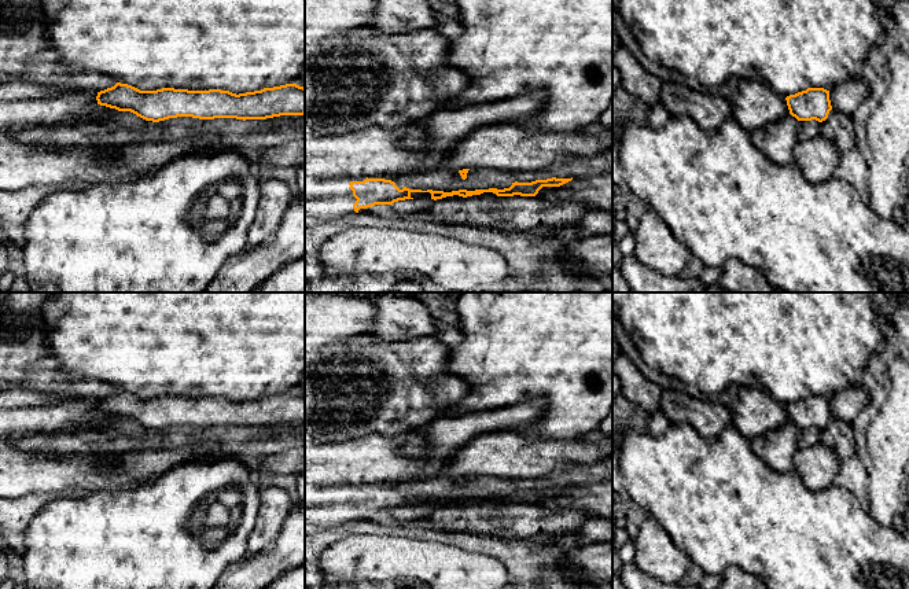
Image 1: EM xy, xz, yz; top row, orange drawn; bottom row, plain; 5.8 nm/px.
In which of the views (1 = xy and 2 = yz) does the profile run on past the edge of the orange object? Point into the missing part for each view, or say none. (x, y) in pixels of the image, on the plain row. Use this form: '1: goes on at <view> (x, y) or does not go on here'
1: does not go on here
2: does not go on here

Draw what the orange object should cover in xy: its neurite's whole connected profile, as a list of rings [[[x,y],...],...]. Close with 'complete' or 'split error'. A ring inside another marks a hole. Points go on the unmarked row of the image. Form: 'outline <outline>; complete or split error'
outline [[[117,390],[114,394],[97,400],[96,408],[100,413],[130,419],[152,430],[177,424],[246,428],[305,421],[305,395],[297,391],[236,402],[221,397],[140,398],[132,393]]]; complete

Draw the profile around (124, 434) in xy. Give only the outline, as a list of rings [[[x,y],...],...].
[[[118,419],[97,430],[85,432],[43,435],[32,434],[15,441],[26,453],[58,456],[95,452],[122,453],[139,449],[203,448],[213,454],[235,454],[260,459],[305,443],[305,431],[297,423],[266,427],[192,424],[169,426],[159,430],[146,428],[130,419]]]

